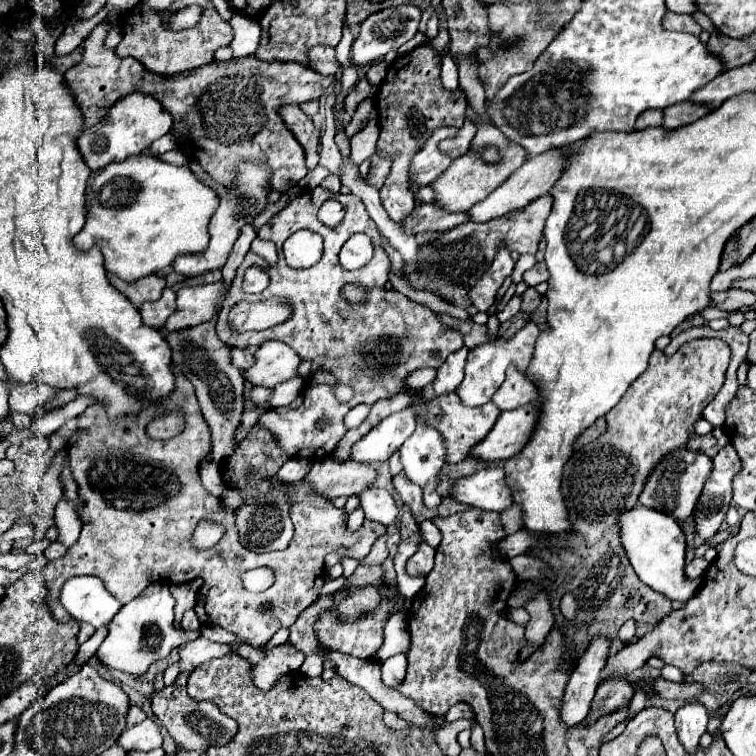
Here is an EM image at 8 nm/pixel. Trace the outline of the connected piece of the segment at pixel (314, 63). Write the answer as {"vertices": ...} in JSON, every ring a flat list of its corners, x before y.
{"vertices":[[313,46,313,50,309,50,309,68,323,76,335,76,339,72,335,50,329,46]]}

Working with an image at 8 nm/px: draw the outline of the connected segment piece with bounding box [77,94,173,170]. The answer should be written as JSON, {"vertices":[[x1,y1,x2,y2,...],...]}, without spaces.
{"vertices":[[129,94,127,98,121,98,121,102,117,102,113,108,109,108,109,114,97,122,97,126,79,134,77,148,91,170,101,170,109,162,123,162,129,154,141,154,151,146,151,142,171,130,171,122,171,114,159,102,153,102,153,98,145,94]]}

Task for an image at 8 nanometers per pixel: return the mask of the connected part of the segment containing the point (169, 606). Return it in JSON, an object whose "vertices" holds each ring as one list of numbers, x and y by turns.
{"vertices":[[161,582,149,584,141,592,141,596,137,596,133,602,125,604,117,612,117,616,109,624,107,638,103,640,103,644,97,650,97,660,109,668,121,670,135,678,141,678,153,662,167,658,173,648,179,648,183,642,197,640,201,636,201,632,183,630,183,628,173,626,173,622,175,622,173,606,175,606,175,600,169,592,169,586,165,586]]}

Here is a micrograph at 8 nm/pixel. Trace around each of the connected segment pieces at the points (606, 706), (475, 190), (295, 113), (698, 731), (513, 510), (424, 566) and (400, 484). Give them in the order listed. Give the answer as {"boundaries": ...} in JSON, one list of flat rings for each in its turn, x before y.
{"boundaries":[[[613,678,609,682,601,682,591,704,591,712,583,720,583,726,597,722,605,714,619,710,621,706,629,706,631,698,633,698,633,686,625,678]],[[467,108,467,118,473,120,475,126,477,126,477,136,475,136,475,140,473,140,473,146,475,146,475,148,483,148,483,146,493,144,493,146,497,146,497,148,501,150,503,160,501,160,501,164,497,164,497,166,481,162,475,154,469,154,469,156,463,156,463,158,453,160,453,162,449,164,449,168,441,174,441,178,437,178,437,180,431,182,431,188,433,188,433,192,435,192,433,204,435,204,437,208,445,210,445,212,467,212,475,202,481,202,481,198,487,198,487,194,491,194,497,186,501,186,501,182,505,182,505,180,509,178,509,174,511,174,513,170,517,170,517,168,527,160,527,156,529,156,519,144,507,140,507,138,501,134,501,130,497,130,493,124,483,122,481,116,479,116,473,108]],[[283,106,281,118,289,126,289,130,295,134,297,142,303,146,307,168,313,170,319,164,319,130,315,128,313,120,305,116,299,106]],[[685,702,677,712,675,712,675,728,679,734,681,744,685,750,693,752,699,746,701,734,707,730,707,710,705,706,697,702]],[[513,504,511,508,503,510,501,514,501,526,505,530,505,534,513,534,517,530,521,530,521,508,517,504]],[[421,544,421,548,407,560,407,574,409,576,427,576,433,570,433,558,435,558,435,548,429,544]],[[403,472,393,478,393,484,395,484,399,496,403,498,403,502,411,508,413,516,419,516,423,510,423,490,417,484,409,482]]]}

